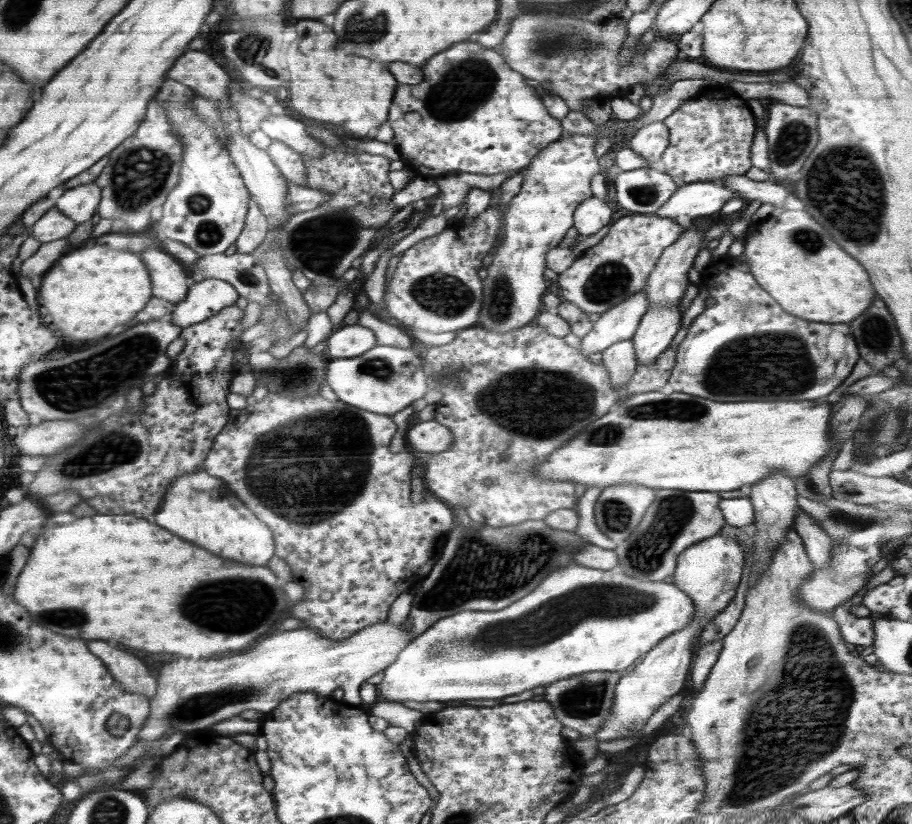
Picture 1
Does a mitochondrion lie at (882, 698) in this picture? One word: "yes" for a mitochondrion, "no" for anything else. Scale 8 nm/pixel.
no

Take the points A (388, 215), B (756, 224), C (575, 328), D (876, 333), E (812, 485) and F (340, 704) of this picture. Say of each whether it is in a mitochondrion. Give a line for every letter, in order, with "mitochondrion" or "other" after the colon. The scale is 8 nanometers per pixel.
A: other
B: other
C: other
D: mitochondrion
E: mitochondrion
F: other

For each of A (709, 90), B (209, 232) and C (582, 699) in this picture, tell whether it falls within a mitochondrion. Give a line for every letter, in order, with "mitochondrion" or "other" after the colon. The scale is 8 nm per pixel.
A: other
B: mitochondrion
C: mitochondrion

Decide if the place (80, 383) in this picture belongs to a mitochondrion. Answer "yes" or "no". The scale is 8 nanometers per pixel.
yes

